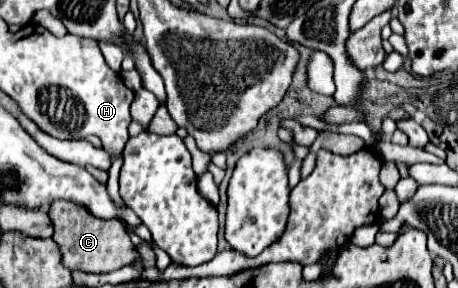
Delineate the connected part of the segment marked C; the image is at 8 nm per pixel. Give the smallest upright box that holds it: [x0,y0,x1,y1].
[49,200,141,272]

